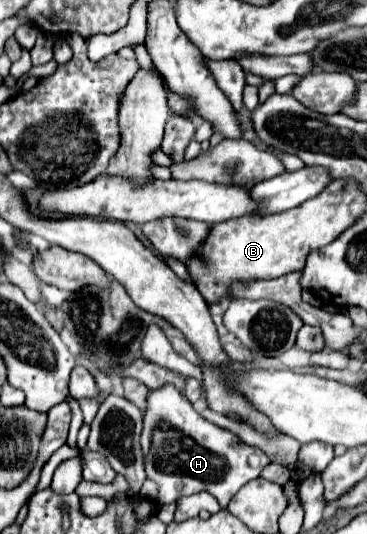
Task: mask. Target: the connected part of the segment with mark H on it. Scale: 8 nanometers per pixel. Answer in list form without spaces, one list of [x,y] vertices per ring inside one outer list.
[[[164,384],[148,392],[146,398],[146,410],[144,410],[144,428],[140,434],[140,444],[142,444],[142,454],[144,454],[144,468],[146,468],[146,478],[158,484],[158,502],[160,504],[172,504],[180,496],[186,494],[196,494],[200,490],[208,490],[222,506],[222,510],[228,508],[228,502],[232,496],[250,480],[258,478],[262,468],[270,464],[270,456],[246,442],[242,442],[238,436],[234,436],[230,430],[222,430],[216,424],[208,422],[202,418],[192,402],[174,386],[174,384]]]

